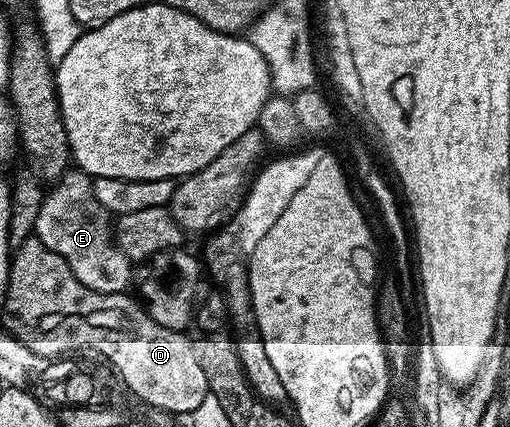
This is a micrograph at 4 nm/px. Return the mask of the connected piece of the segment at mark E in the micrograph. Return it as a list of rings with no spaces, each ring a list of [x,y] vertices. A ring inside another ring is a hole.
[[[68,170],[55,181],[38,210],[34,236],[68,263],[82,286],[98,294],[127,293],[134,280],[134,264],[121,254],[110,235],[110,216],[95,200],[93,181],[79,170]]]

